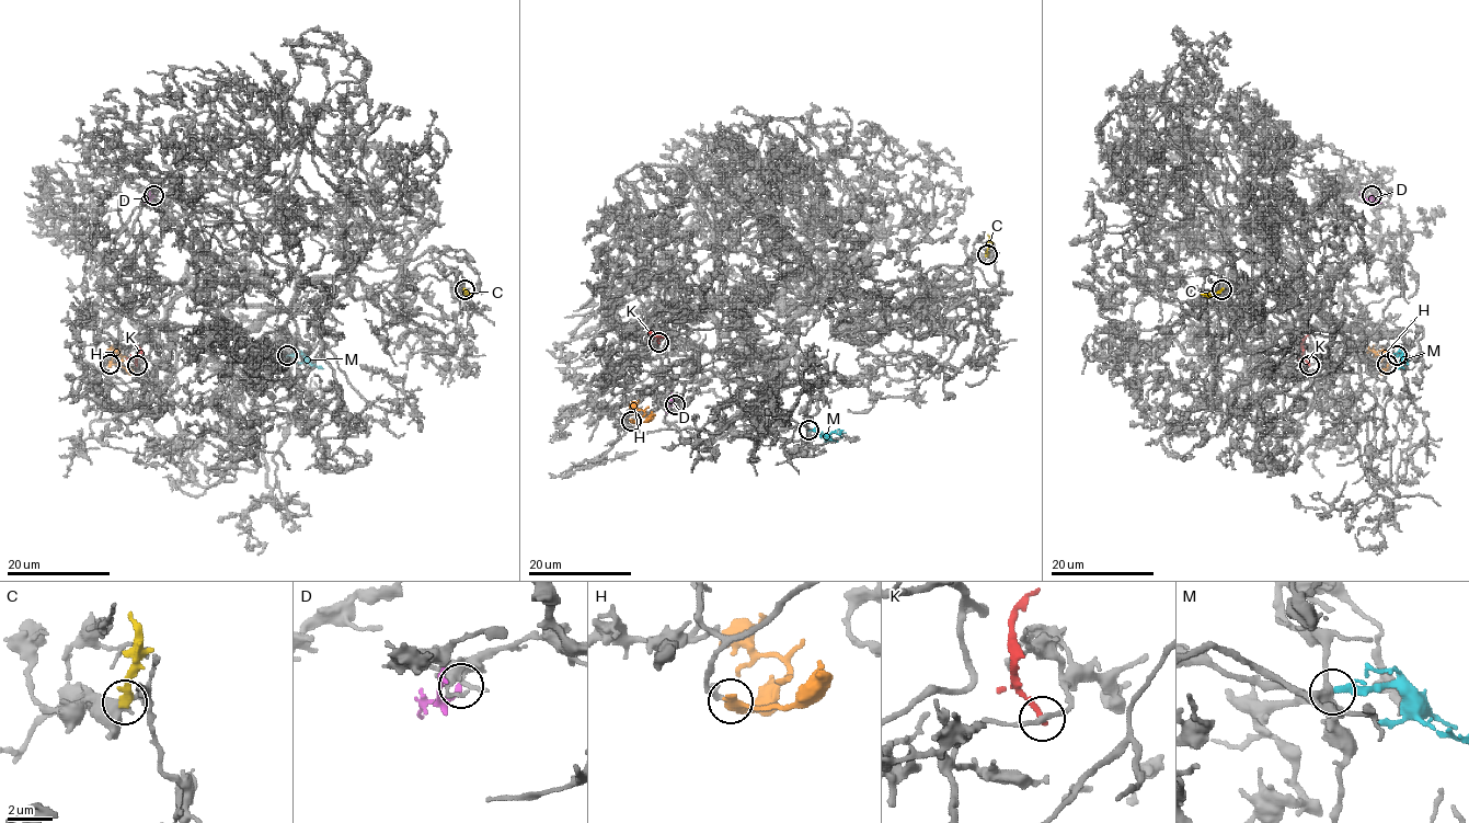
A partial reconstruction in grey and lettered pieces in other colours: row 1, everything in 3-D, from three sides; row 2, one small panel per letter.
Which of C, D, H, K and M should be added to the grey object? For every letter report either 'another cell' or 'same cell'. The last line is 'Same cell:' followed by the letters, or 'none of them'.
C: another cell
D: another cell
H: same cell
K: another cell
M: another cell
Same cell: H

